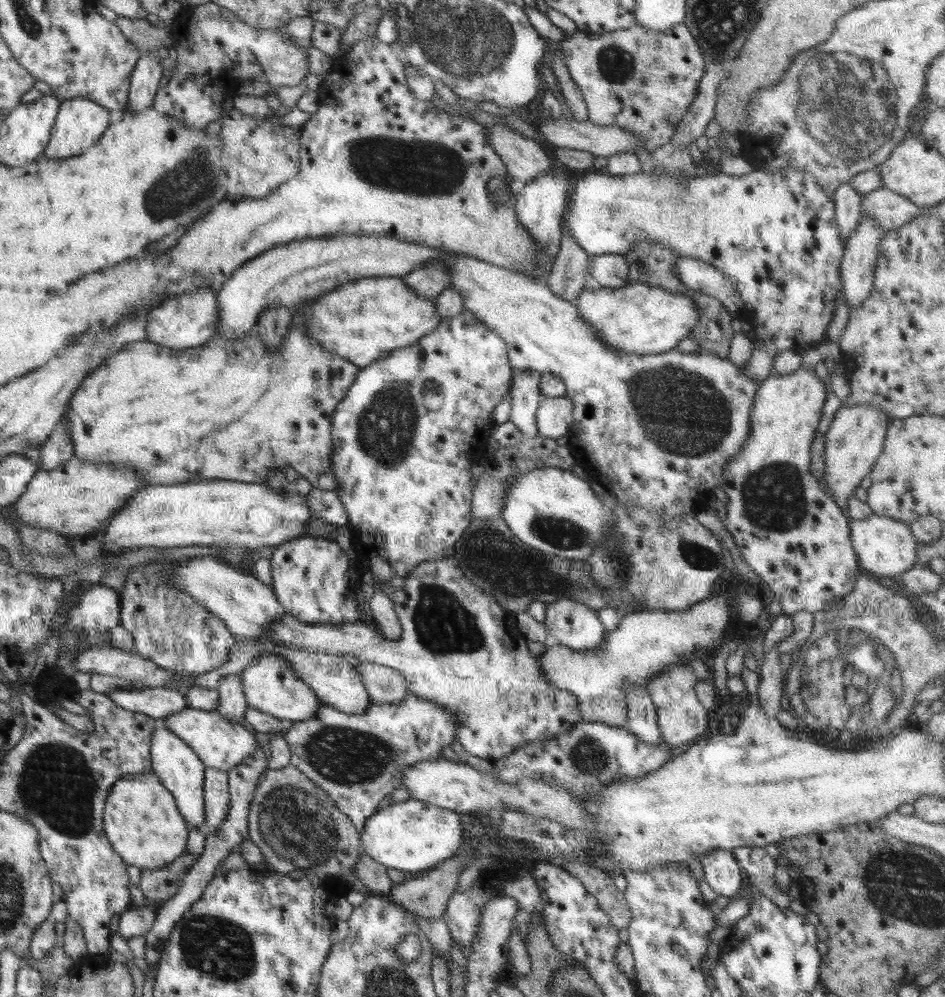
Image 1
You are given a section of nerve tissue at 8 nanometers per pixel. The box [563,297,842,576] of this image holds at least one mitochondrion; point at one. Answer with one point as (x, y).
(682, 412)

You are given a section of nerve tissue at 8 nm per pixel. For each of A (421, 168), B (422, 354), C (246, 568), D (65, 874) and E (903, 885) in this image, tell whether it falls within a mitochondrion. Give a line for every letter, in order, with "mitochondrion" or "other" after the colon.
A: mitochondrion
B: other
C: other
D: other
E: mitochondrion

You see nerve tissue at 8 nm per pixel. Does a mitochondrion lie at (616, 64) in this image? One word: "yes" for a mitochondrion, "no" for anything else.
yes

